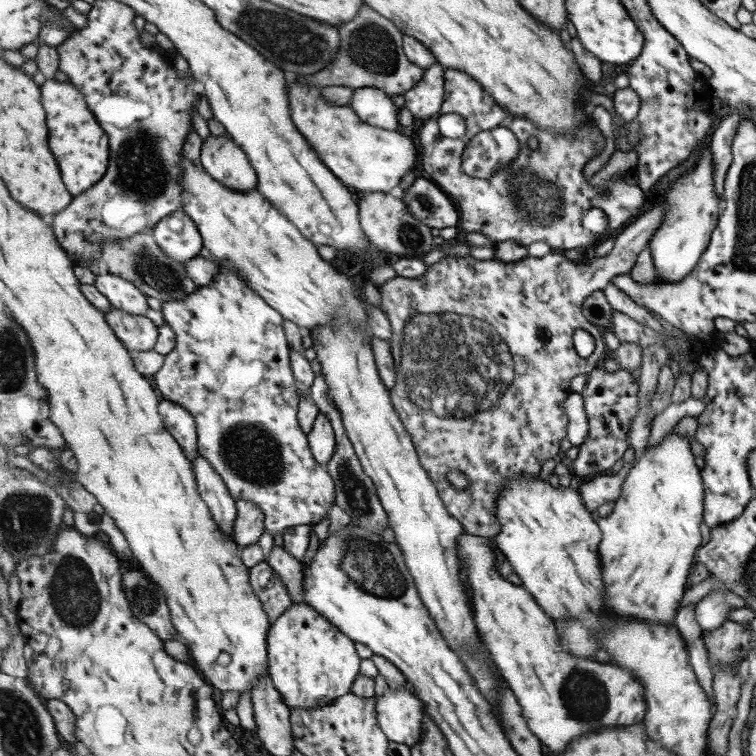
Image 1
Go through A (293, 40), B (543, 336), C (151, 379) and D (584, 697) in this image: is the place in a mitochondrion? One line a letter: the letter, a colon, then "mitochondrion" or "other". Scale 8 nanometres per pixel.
A: mitochondrion
B: other
C: other
D: mitochondrion

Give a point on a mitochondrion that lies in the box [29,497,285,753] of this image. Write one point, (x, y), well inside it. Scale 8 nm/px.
(73, 591)

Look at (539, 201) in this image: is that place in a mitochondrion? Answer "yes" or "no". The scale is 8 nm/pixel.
yes

